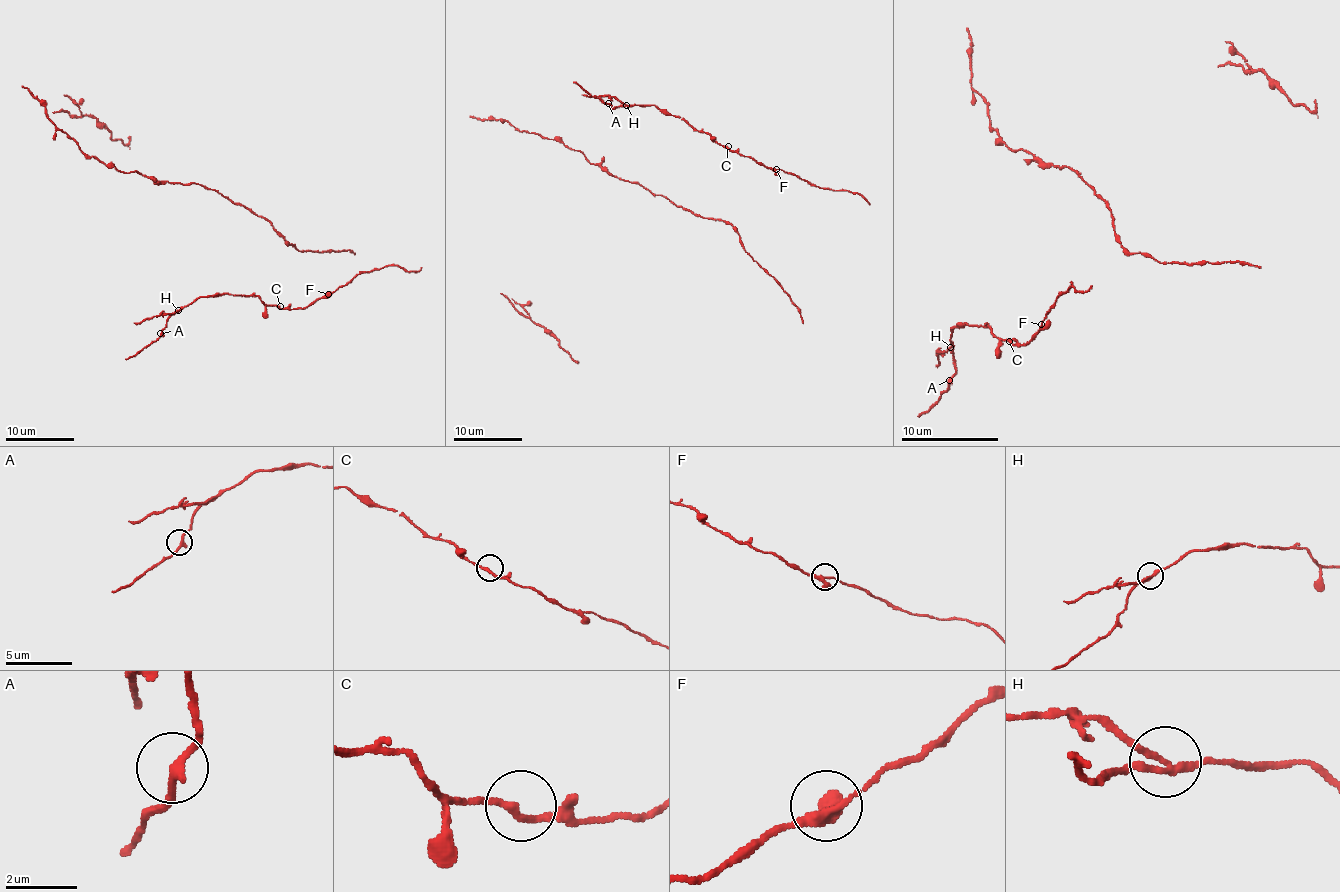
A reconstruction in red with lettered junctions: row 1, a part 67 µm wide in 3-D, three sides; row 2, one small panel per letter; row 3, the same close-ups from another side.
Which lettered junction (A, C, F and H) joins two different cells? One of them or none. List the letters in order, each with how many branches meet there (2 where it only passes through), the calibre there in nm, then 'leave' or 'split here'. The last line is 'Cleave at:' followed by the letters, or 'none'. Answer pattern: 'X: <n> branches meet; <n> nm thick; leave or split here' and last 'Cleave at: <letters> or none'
A: 2 branches meet; 200 nm thick; leave
C: 2 branches meet; 190 nm thick; leave
F: 3 branches meet; 240 nm thick; leave
H: 3 branches meet; 180 nm thick; split here
Cleave at: H

